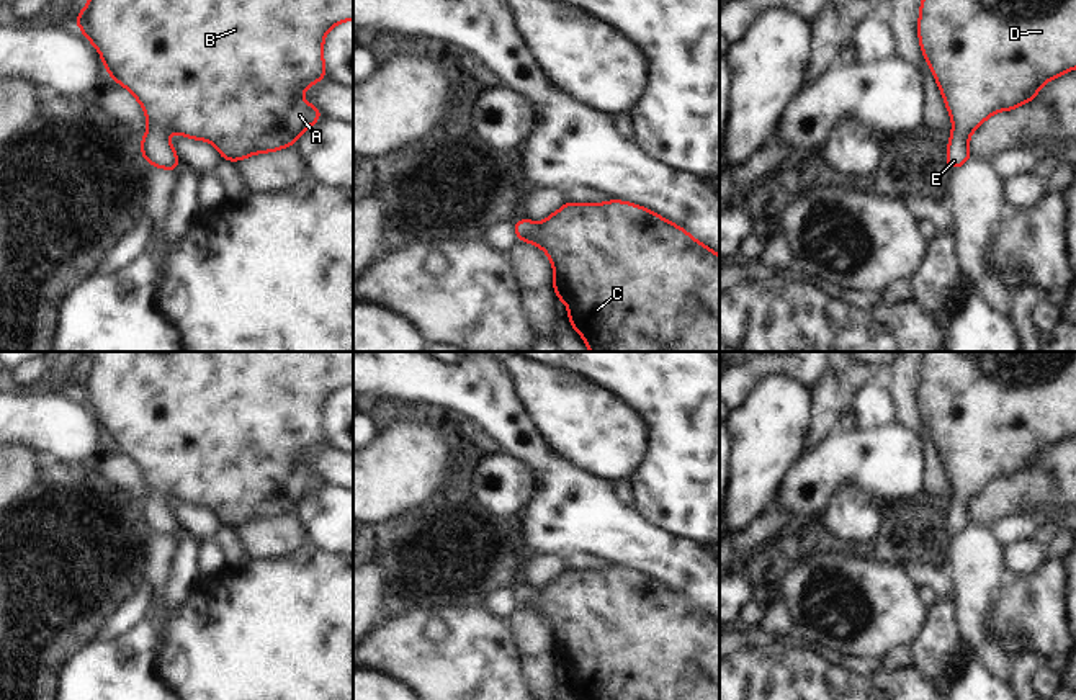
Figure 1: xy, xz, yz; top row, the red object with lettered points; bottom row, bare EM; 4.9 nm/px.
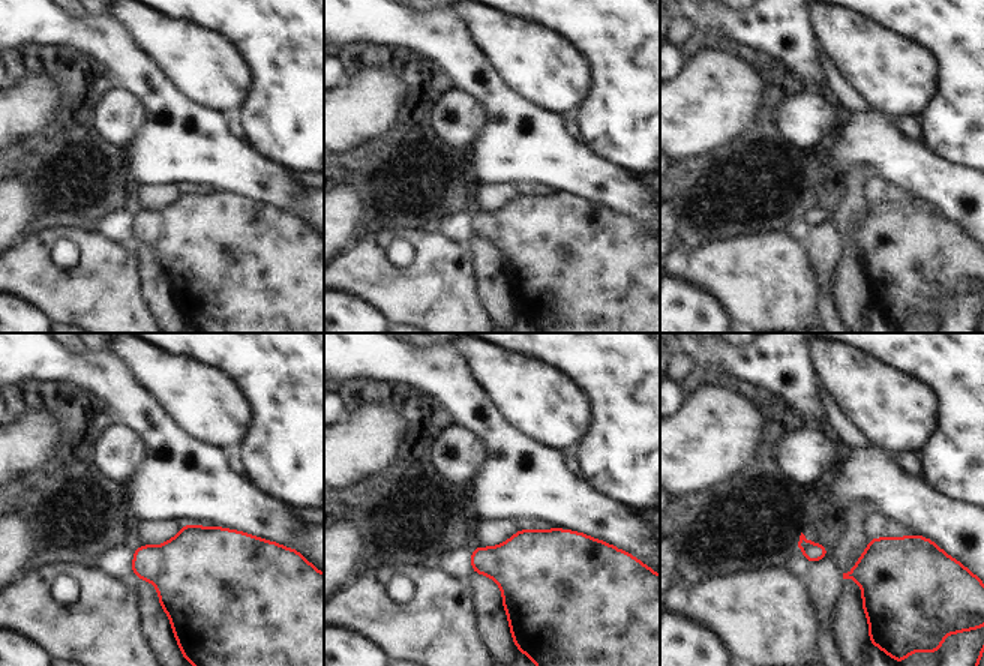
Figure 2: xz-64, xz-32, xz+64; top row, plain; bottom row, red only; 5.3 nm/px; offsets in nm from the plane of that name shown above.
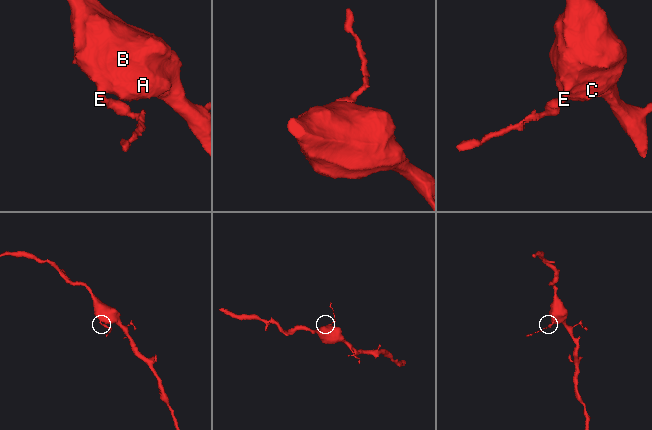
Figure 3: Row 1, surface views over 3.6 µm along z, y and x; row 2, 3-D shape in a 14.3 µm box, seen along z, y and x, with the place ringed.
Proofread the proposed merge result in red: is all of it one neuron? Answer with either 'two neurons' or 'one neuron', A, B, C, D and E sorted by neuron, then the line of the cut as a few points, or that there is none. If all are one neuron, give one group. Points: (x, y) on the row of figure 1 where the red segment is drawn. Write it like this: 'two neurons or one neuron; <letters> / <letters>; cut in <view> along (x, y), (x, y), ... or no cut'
one neuron; A B C D E; no cut

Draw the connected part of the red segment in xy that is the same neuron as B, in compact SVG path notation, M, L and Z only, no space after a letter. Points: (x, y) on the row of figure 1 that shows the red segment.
M88 0L77 18L82 34L96 47L110 77L123 85L141 103L147 118L147 131L141 139L141 155L150 167L177 172L180 159L173 144L167 139L168 131L177 131L182 137L211 142L222 160L239 162L253 154L278 152L293 147L298 137L321 118L322 111L304 101L299 93L327 77L324 65L324 36L337 25L353 20L353 0Z

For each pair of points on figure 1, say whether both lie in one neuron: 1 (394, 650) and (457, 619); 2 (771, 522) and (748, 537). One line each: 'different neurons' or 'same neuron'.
1: same neuron
2: same neuron

